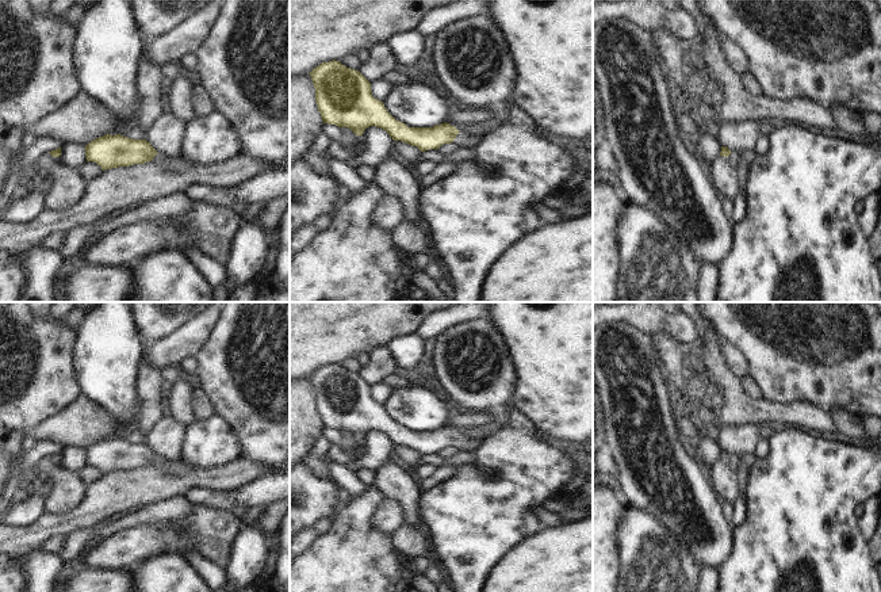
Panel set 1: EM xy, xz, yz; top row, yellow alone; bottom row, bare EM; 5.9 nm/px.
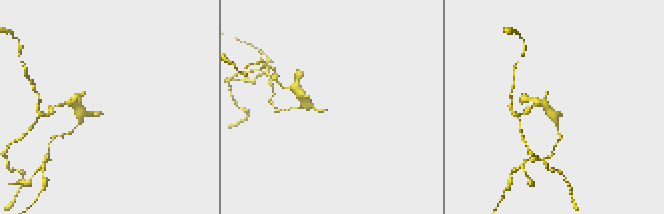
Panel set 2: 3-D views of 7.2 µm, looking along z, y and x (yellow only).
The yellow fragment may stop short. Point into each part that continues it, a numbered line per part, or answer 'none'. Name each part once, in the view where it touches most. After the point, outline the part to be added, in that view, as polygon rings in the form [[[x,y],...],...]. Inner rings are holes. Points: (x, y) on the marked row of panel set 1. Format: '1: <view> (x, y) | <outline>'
1: xz (462, 140) | [[[459,133],[455,138],[455,144],[459,148],[467,148],[467,149],[474,149],[480,141],[480,137],[472,137],[464,133]]]

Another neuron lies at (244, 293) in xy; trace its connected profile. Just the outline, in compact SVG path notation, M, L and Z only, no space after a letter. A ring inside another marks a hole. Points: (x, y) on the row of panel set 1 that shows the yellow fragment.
M250 280L230 290L225 302L253 302L257 294L257 282Z

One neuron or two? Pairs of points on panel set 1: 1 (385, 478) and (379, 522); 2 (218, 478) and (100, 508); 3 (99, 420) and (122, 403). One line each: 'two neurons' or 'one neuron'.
1: two neurons
2: one neuron
3: two neurons

